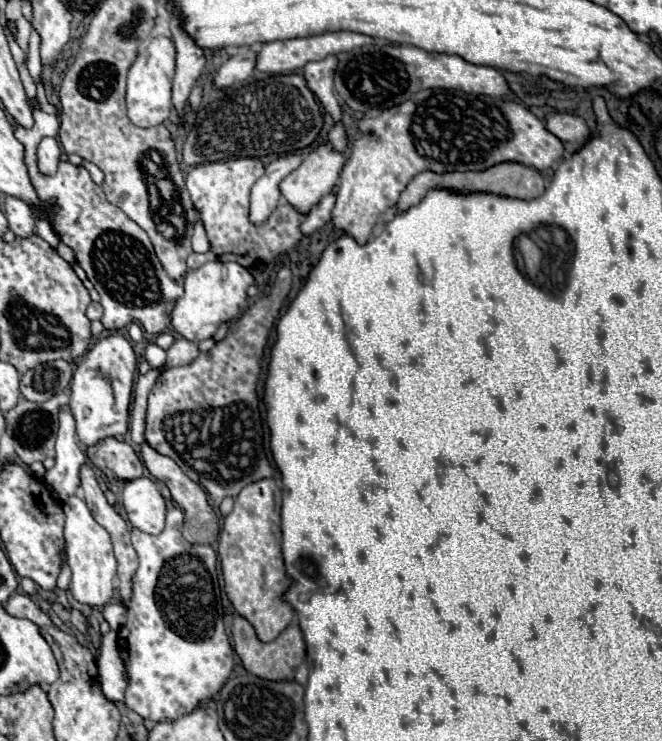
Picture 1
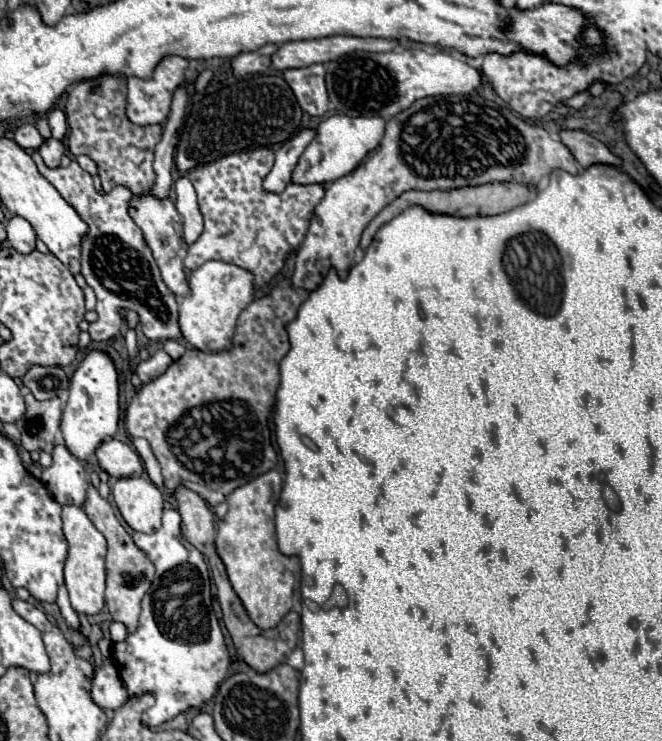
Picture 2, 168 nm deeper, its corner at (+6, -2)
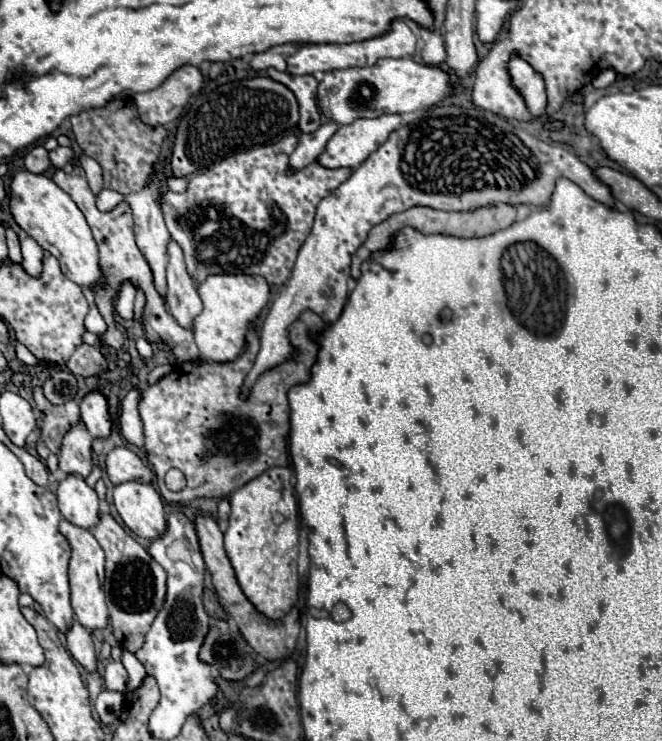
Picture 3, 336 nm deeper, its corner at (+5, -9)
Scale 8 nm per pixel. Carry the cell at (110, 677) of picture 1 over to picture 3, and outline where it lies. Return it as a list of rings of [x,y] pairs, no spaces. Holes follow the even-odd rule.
[[[105,689],[103,693],[99,693],[99,697],[95,701],[95,709],[97,709],[97,715],[99,715],[101,723],[113,725],[119,719],[119,715],[121,715],[123,695]]]

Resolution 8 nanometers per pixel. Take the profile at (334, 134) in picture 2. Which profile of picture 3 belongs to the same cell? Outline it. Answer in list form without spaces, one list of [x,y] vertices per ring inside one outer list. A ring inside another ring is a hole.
[[[379,115],[375,119],[355,119],[351,125],[341,125],[327,143],[325,153],[317,159],[323,167],[357,169],[367,155],[377,151],[389,133],[401,127],[401,115]]]

